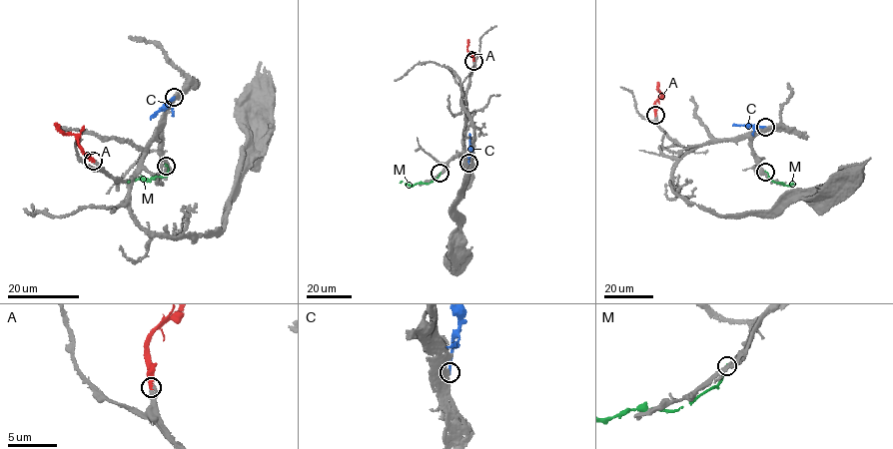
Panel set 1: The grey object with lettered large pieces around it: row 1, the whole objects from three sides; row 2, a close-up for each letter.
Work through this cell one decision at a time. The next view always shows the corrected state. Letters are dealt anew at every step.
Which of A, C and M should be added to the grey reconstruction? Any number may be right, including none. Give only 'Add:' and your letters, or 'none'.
Add: A

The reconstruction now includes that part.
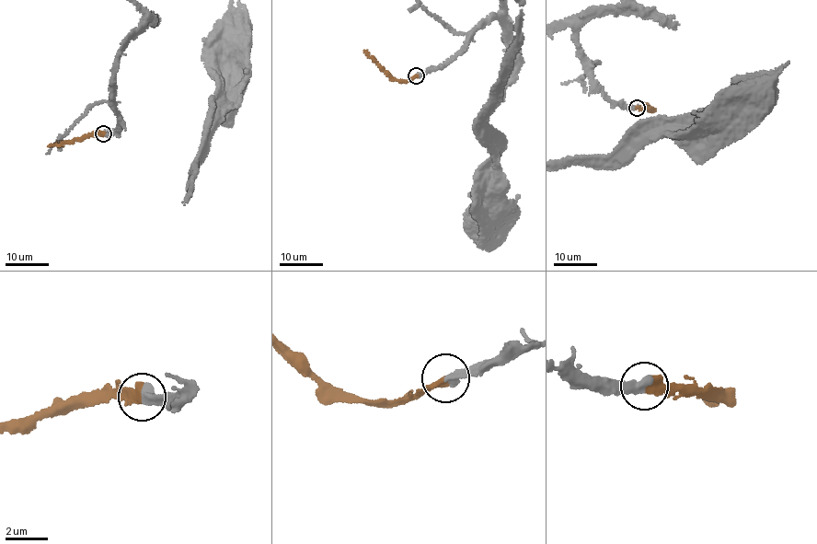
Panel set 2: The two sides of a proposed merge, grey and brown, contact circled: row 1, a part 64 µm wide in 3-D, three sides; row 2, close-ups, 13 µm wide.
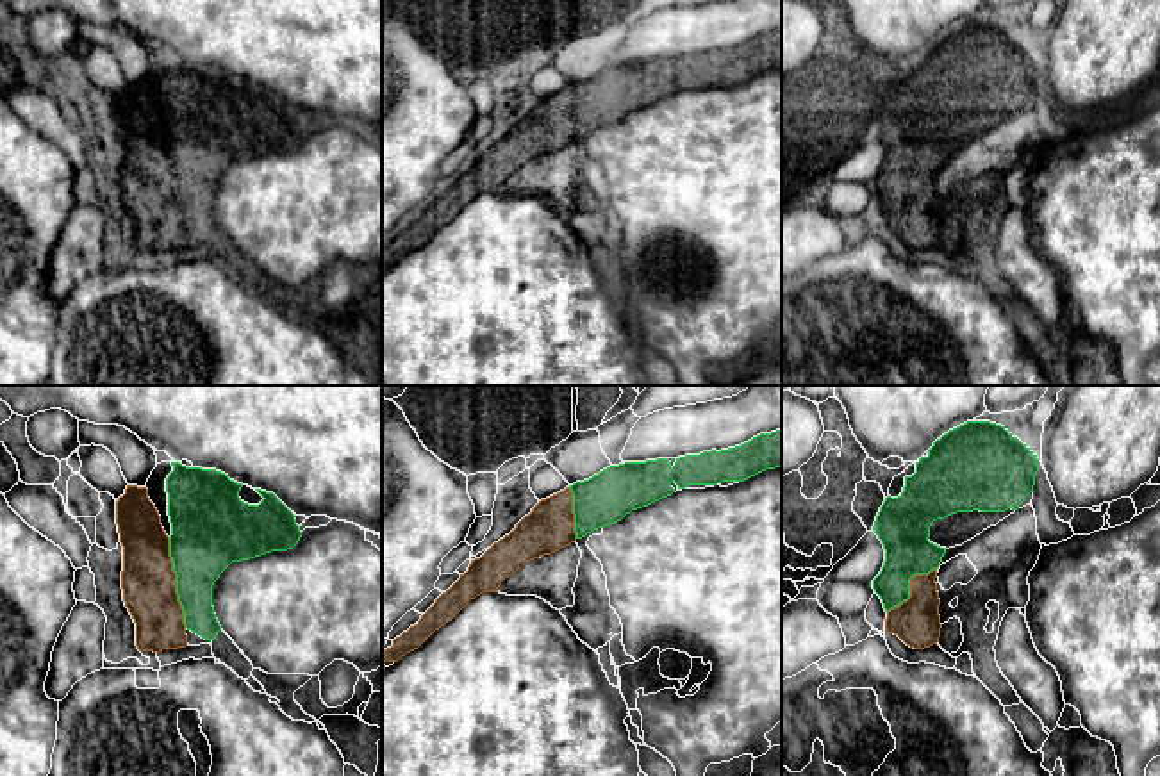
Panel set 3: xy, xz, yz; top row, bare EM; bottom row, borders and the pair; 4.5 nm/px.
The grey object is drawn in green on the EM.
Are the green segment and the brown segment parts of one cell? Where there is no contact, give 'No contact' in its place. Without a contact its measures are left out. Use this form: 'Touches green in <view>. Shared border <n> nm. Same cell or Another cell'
Touches green in xy. Shared border 420 nm. Same cell

